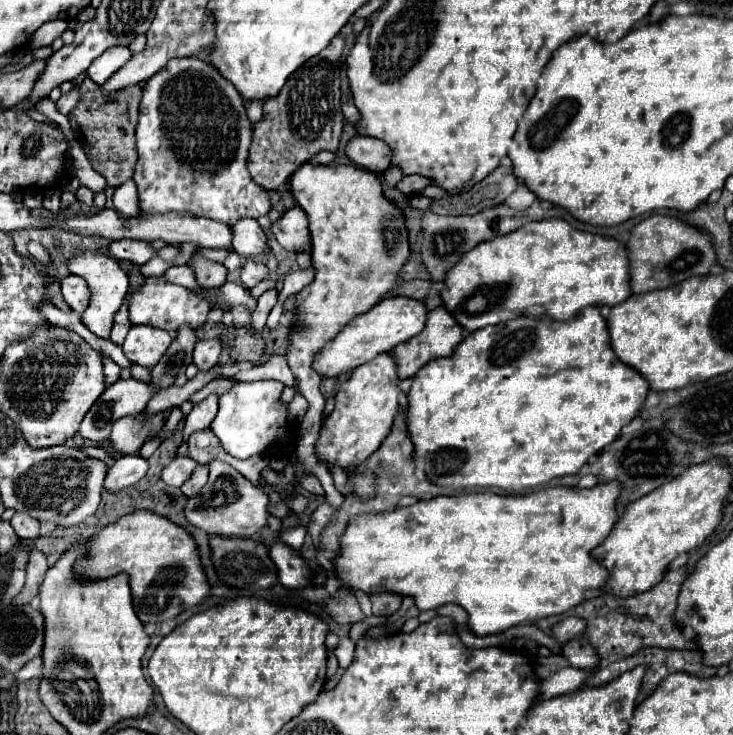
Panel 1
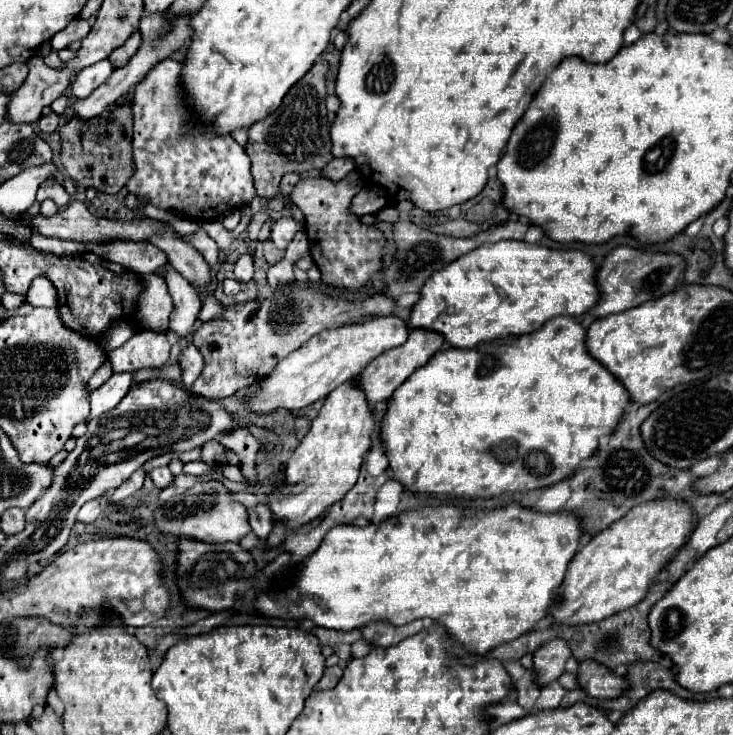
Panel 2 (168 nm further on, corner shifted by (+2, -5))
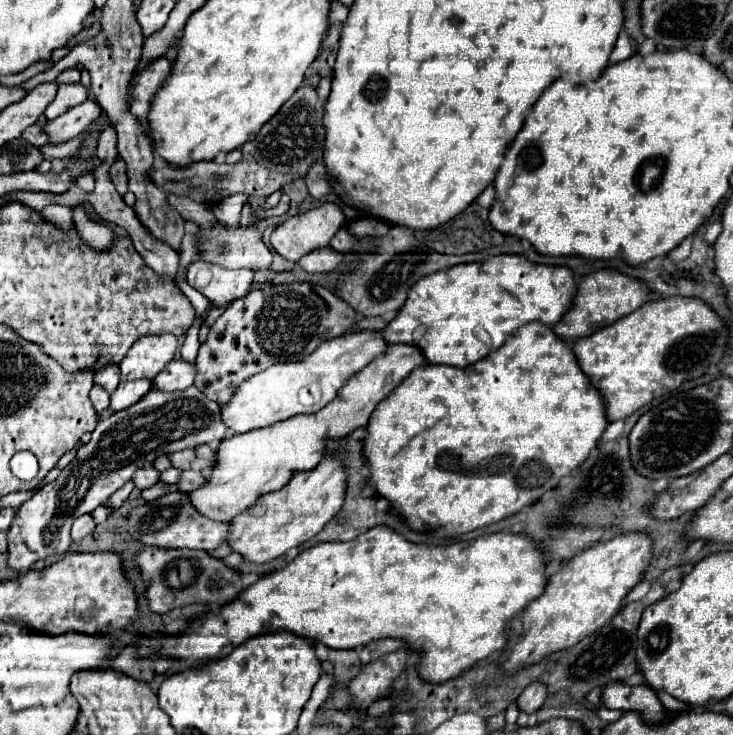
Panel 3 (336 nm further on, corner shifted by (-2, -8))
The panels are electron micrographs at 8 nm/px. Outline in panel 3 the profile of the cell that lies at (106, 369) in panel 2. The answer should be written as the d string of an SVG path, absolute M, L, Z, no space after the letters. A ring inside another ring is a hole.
M95 385L89 393L91 401L93 401L93 407L97 409L97 413L103 413L107 407L109 407L109 393L101 387L101 385Z

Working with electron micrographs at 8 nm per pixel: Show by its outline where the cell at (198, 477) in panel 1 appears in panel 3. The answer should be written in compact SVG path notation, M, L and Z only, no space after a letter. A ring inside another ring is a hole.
M157 483L155 487L149 487L149 489L143 489L143 499L145 499L146 502L155 501L157 497L161 497L163 493L167 493L169 491L169 485L167 483Z

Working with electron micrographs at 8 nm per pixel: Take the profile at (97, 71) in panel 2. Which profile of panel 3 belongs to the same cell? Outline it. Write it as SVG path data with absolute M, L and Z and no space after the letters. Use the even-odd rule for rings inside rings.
M67 83L67 85L59 85L57 97L53 99L53 103L47 107L45 117L47 119L55 119L61 113L65 113L67 109L83 103L89 99L89 89L83 87L83 83Z

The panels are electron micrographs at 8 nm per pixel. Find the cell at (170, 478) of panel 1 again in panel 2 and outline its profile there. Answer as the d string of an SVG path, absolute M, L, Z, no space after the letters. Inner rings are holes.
M155 468L153 472L149 472L149 478L153 480L153 484L155 484L157 488L165 488L165 486L171 484L173 474L171 474L169 468Z

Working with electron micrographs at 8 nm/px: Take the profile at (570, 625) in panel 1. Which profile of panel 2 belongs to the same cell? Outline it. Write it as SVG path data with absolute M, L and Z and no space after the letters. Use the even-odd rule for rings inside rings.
M551 640L533 654L533 672L537 686L547 686L565 672L565 662L571 656L569 646L563 640Z

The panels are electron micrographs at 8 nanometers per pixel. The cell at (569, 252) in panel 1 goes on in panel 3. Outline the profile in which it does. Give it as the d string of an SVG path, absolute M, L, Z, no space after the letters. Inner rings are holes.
M493 255L487 261L479 263L459 263L451 269L431 273L419 279L409 297L399 311L399 315L383 329L383 337L389 343L407 343L417 345L429 363L443 363L455 367L469 367L475 361L487 357L487 353L499 349L515 329L531 323L543 321L555 325L575 299L575 281L573 271L565 265L533 265L523 255Z

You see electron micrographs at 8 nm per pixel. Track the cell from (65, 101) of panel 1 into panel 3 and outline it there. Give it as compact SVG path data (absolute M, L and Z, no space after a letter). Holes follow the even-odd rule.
M31 125L31 127L27 127L25 131L23 131L23 139L25 141L29 141L31 145L37 145L37 147L43 147L47 141L49 141L49 137L47 137L47 133L43 131L43 127L41 125Z

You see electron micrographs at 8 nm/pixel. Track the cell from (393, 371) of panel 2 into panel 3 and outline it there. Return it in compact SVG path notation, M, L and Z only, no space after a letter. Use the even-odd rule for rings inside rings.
M391 345L389 351L355 377L351 377L337 393L335 401L325 405L321 411L311 415L295 415L271 427L255 429L243 435L233 435L221 441L217 447L217 465L207 483L191 491L191 503L199 513L215 521L231 521L235 515L243 513L255 505L255 501L269 493L281 489L293 475L293 471L307 471L319 463L327 437L345 437L351 431L365 427L375 407L417 367L425 365L425 357L419 347L413 345Z

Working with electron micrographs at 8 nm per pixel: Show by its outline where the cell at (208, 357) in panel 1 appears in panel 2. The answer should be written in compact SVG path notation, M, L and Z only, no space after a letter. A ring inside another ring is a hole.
M189 344L187 348L181 350L179 368L181 368L181 382L183 382L183 386L191 388L191 384L197 380L197 376L203 370L203 356L199 354L199 350L193 344Z

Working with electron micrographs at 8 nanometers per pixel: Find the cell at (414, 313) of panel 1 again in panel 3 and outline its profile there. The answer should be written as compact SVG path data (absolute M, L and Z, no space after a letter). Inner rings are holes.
M353 331L331 341L321 341L317 349L299 359L271 365L269 369L243 381L235 391L235 397L221 407L221 419L235 433L247 433L251 429L269 427L301 413L315 413L335 399L337 391L347 383L349 377L359 373L375 357L383 355L391 343L381 331Z

